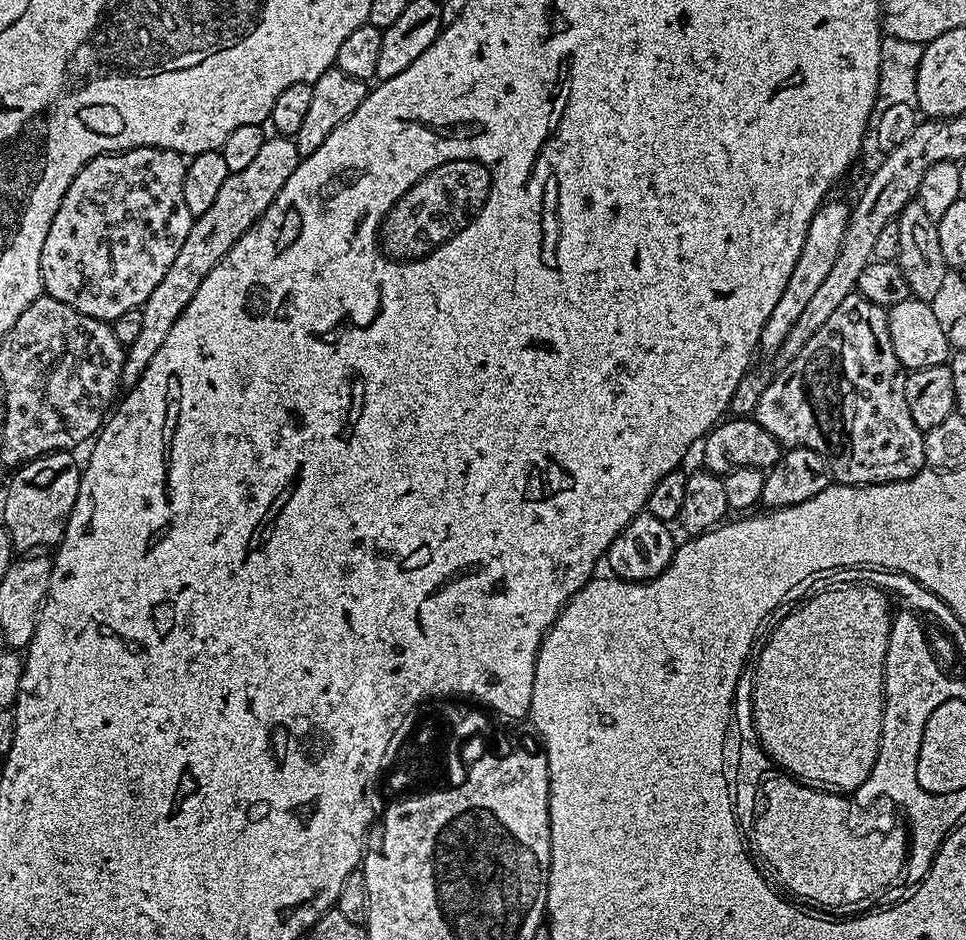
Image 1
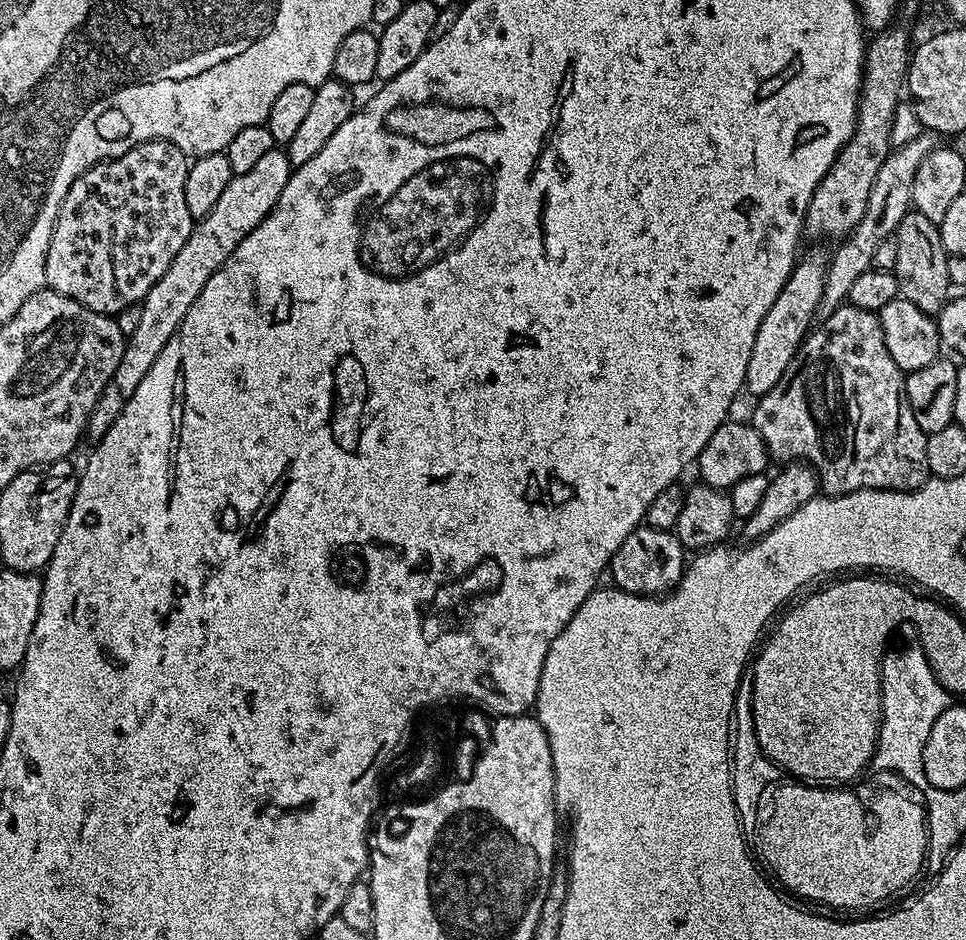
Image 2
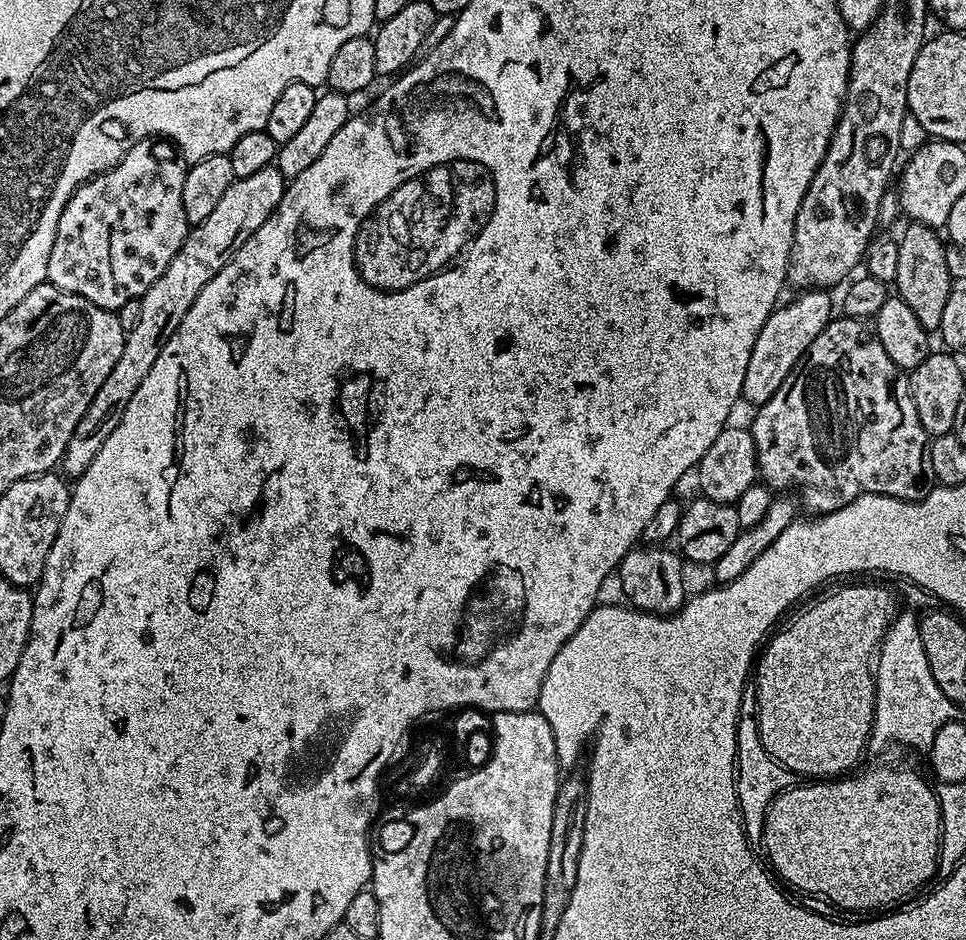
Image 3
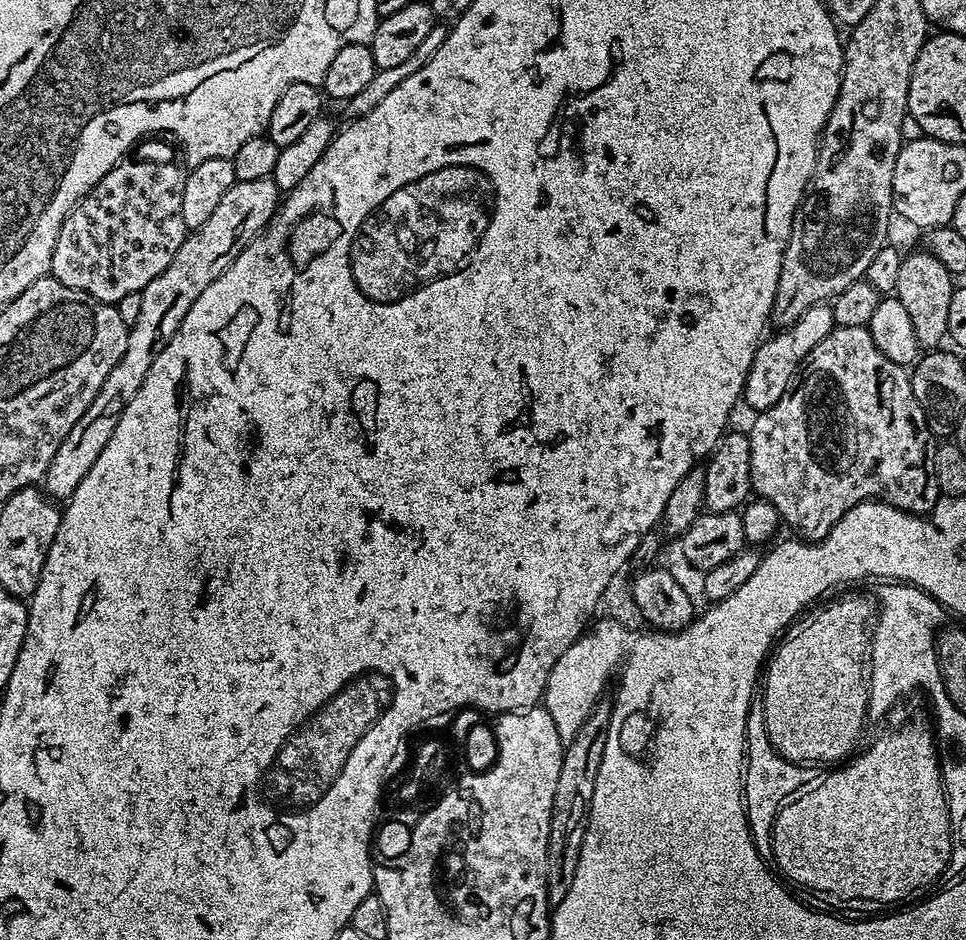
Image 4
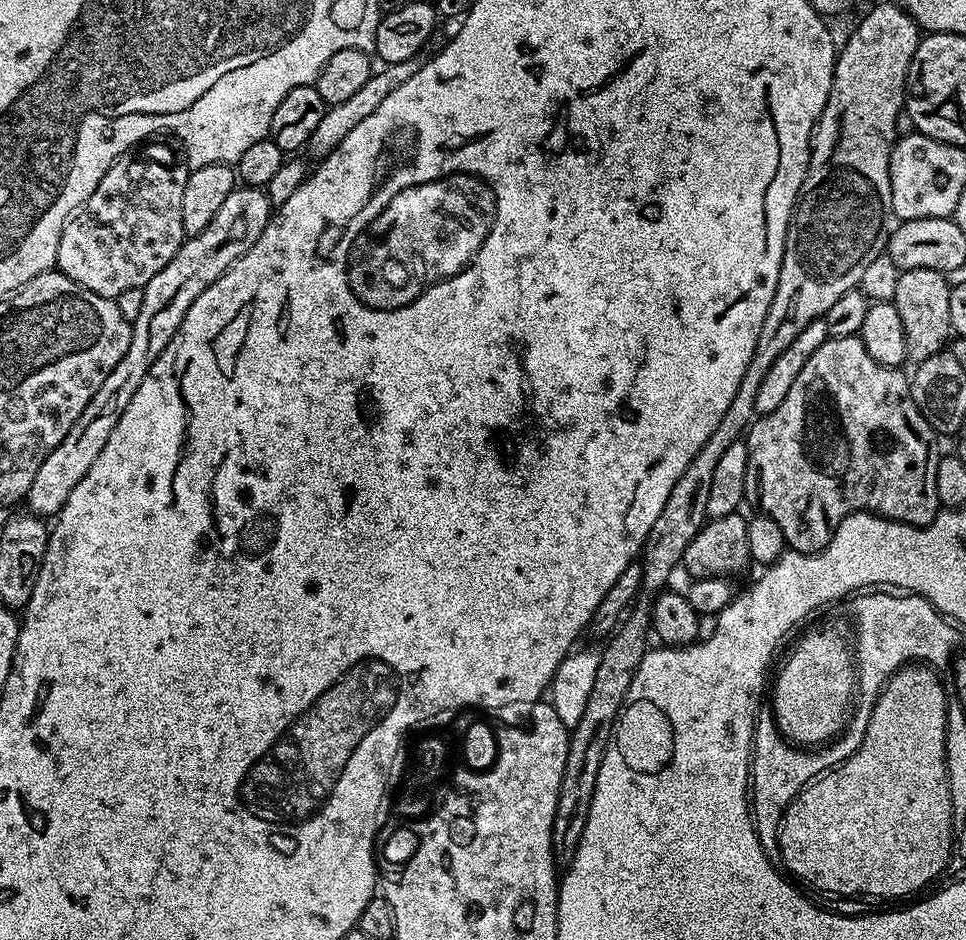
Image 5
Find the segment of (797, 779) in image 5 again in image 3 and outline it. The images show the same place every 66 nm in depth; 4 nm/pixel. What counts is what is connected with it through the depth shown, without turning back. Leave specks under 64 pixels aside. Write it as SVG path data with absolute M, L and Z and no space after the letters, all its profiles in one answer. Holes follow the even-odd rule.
M751 703L740 705L739 725L736 728L737 796L740 800L740 815L744 823L744 832L754 850L761 849L764 842L764 819L768 805L780 792L792 786L794 775L779 765L761 744L756 717Z

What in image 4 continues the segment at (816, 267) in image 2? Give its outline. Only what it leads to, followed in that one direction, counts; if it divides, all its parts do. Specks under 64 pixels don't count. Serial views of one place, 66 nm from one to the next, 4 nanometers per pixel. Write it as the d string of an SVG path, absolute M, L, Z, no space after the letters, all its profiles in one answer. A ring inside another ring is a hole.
M815 304L810 306L810 310L806 310L806 314L802 314L802 318L798 318L798 322L776 334L780 336L769 335L754 354L754 362L744 383L743 403L748 403L755 410L777 404L782 394L790 391L814 346L818 346L818 342L822 342L822 338L826 338L826 334L830 334L833 327L831 307L828 304Z

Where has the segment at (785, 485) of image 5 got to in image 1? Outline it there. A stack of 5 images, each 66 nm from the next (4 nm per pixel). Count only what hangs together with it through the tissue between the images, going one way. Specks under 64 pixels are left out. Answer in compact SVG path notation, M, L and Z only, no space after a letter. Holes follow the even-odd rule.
M859 294L847 296L838 306L838 310L830 314L830 319L821 326L818 334L814 334L814 338L810 338L810 342L802 346L800 353L783 367L776 377L773 375L769 379L762 398L758 398L758 406L754 413L755 420L766 430L770 430L770 434L774 434L774 438L781 446L814 450L828 463L828 471L831 472L833 481L838 484L898 484L911 481L913 476L919 476L925 471L924 433L918 426L914 426L914 418L910 418L910 406L906 406L904 393L906 369L898 362L898 354L894 354L894 345L890 343L888 314L885 308Z

